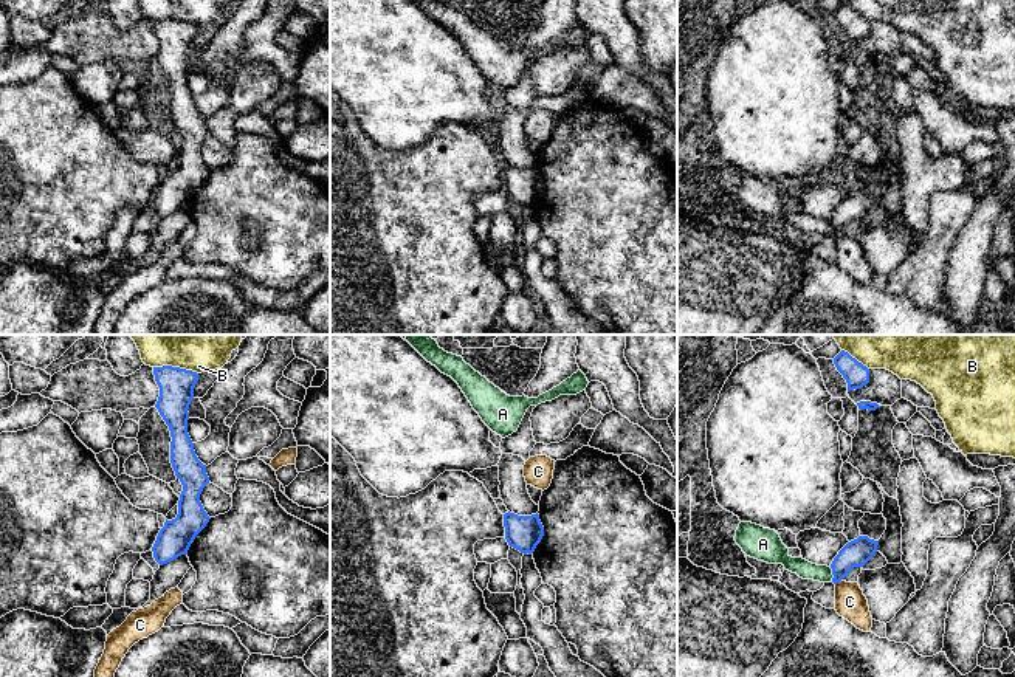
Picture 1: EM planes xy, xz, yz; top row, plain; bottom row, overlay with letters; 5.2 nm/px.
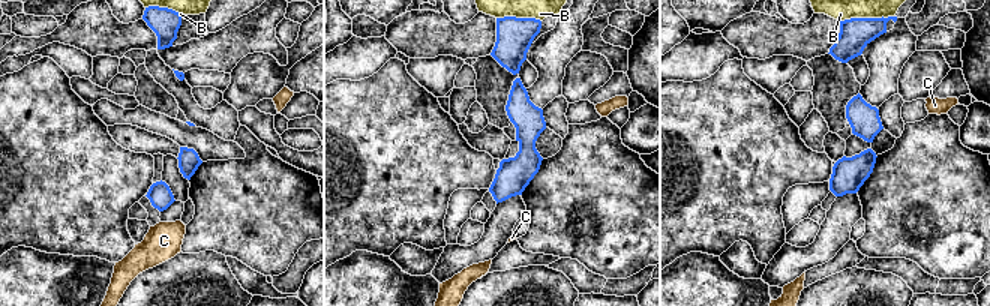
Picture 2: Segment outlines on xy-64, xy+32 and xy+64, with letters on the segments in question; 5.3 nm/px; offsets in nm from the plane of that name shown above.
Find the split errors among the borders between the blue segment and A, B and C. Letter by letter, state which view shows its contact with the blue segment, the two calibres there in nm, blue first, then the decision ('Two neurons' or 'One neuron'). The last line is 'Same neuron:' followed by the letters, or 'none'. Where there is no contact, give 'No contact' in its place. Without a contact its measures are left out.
A: Touches blue in yz. Thickness 140 nm (blue) against 90 nm. Two neurons
B: Touches blue in xy. Thickness 180 nm (blue) against 380 nm. Two neurons
C: Touches blue in yz. Thickness 140 nm (blue) against 160 nm. Two neurons
Same neuron: none

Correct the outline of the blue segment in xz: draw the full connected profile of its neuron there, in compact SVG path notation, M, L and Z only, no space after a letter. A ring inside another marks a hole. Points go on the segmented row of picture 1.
M508 511L504 514L504 527L508 545L524 555L532 555L544 536L544 527L538 513L518 516Z

